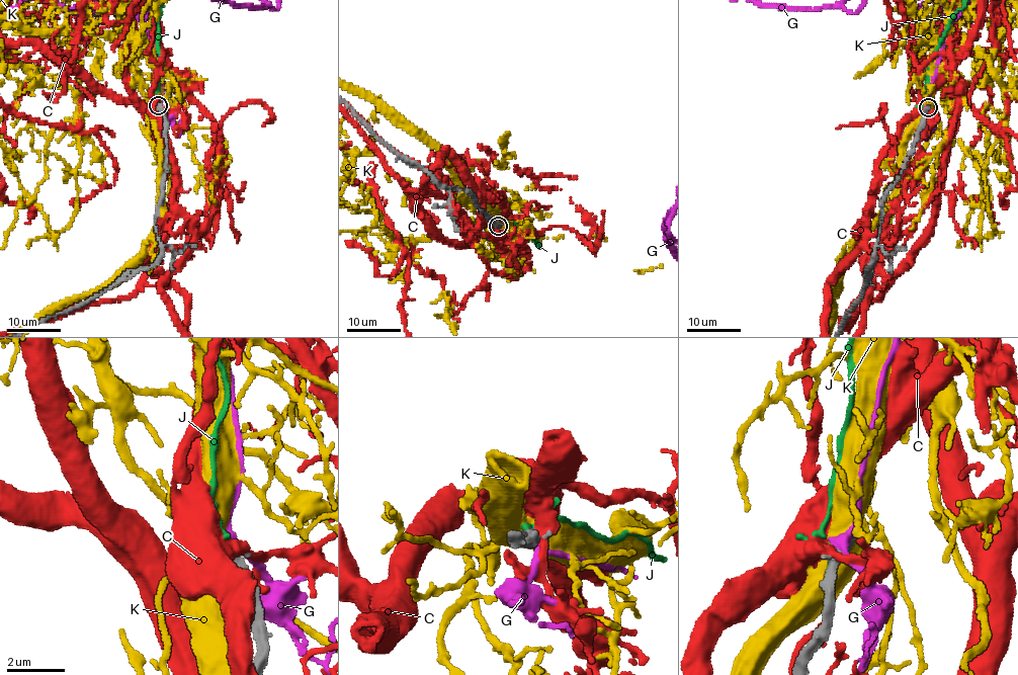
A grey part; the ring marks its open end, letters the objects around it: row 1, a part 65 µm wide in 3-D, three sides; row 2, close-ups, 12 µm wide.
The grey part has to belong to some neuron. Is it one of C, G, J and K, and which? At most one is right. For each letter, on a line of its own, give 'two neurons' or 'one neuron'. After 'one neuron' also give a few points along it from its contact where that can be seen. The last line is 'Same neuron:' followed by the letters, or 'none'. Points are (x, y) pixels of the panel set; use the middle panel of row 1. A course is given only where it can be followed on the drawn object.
C: two neurons
G: two neurons
J: two neurons
K: two neurons
Same neuron: none

